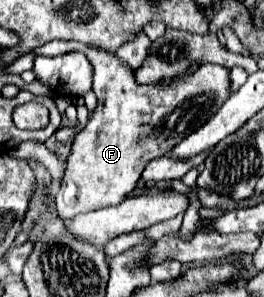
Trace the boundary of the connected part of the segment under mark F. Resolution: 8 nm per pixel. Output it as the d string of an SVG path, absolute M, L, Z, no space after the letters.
M52 40L34 52L38 56L58 56L64 52L80 50L94 66L94 86L98 106L88 124L76 134L72 152L68 156L66 172L60 190L54 195L56 212L60 218L74 218L80 212L120 204L134 188L144 166L170 152L180 140L198 130L208 118L230 98L230 70L218 64L202 64L194 74L186 76L180 84L142 88L114 52L90 48L88 44Z

